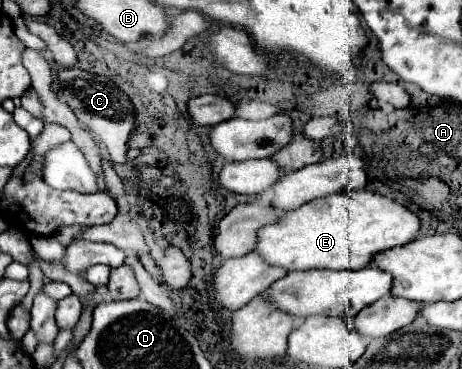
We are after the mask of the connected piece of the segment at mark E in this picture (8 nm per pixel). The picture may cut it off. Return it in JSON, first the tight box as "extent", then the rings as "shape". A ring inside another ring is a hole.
{"extent":[254,190,420,272],"shape":[[[346,190],[346,192],[334,192],[324,198],[316,198],[296,210],[284,212],[278,222],[264,226],[258,232],[258,246],[254,248],[254,252],[258,252],[266,264],[280,266],[288,272],[308,270],[308,268],[362,270],[362,268],[370,266],[372,254],[380,252],[380,250],[388,250],[392,246],[408,244],[410,240],[414,240],[418,236],[420,236],[420,220],[416,214],[412,214],[402,204],[398,204],[386,196],[366,192],[366,190]]]}

